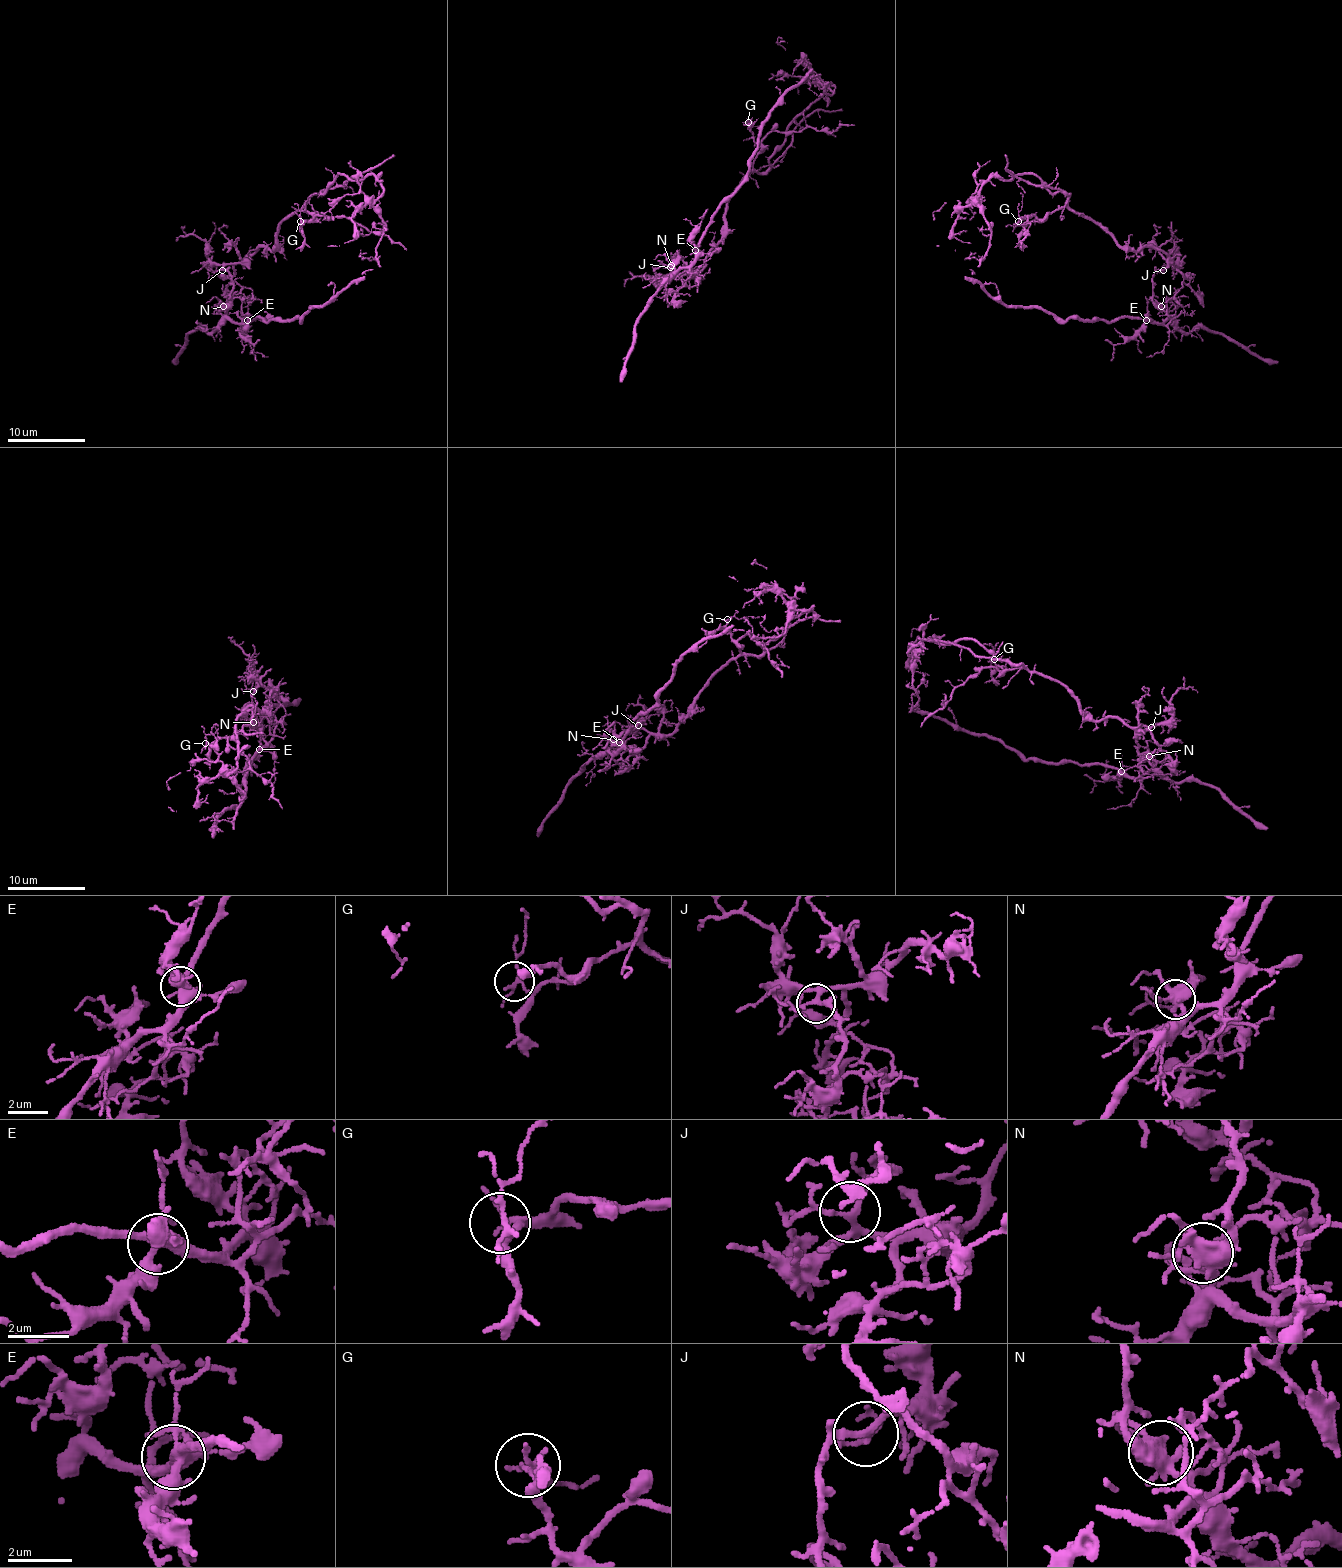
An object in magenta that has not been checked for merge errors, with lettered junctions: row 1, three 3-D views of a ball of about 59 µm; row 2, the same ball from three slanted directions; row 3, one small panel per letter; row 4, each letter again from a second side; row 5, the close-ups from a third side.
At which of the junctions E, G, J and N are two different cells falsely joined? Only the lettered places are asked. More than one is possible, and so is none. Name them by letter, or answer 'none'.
N

